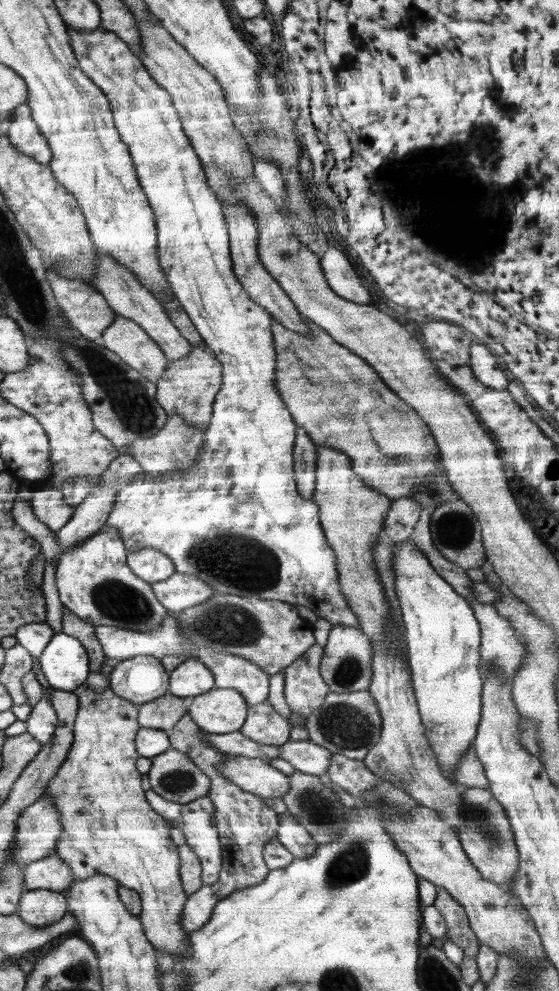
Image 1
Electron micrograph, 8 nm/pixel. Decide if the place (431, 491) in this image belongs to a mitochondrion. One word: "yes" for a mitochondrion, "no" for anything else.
yes

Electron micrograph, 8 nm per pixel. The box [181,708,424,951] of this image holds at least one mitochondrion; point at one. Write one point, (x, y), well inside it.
(348, 867)

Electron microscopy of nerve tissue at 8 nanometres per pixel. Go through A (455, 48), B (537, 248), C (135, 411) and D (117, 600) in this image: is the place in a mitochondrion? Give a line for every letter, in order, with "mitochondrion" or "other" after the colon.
A: other
B: other
C: mitochondrion
D: mitochondrion

